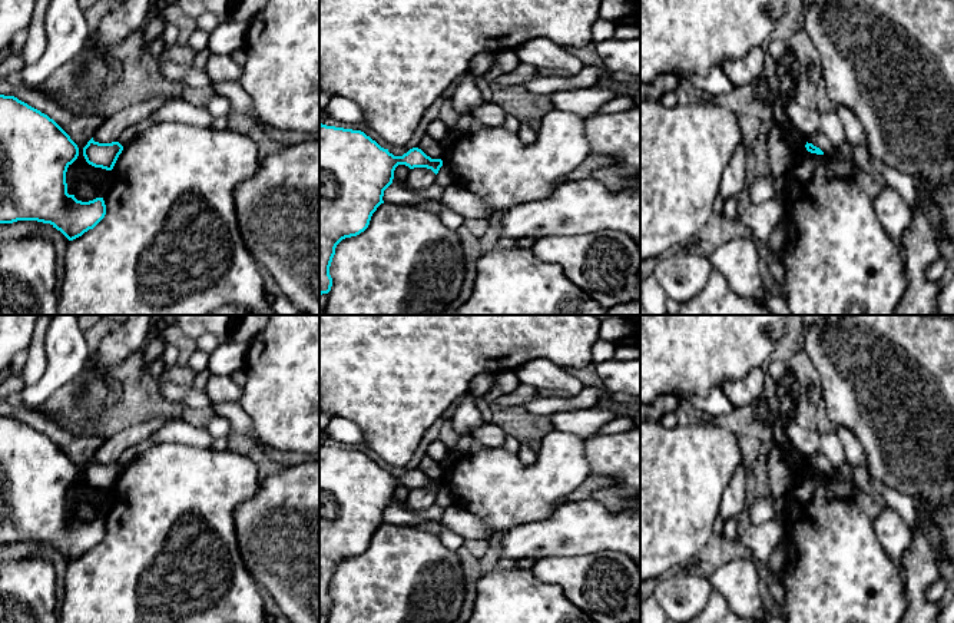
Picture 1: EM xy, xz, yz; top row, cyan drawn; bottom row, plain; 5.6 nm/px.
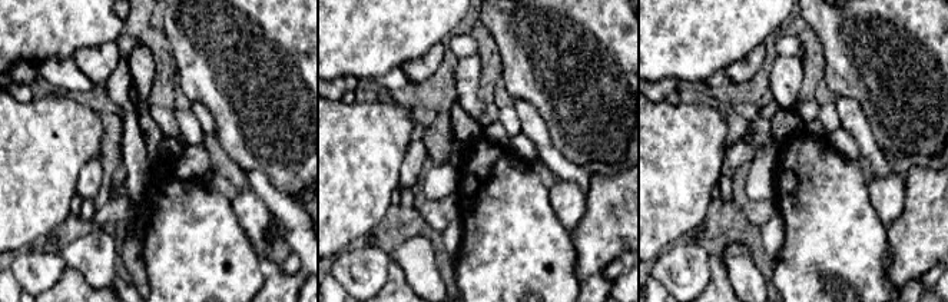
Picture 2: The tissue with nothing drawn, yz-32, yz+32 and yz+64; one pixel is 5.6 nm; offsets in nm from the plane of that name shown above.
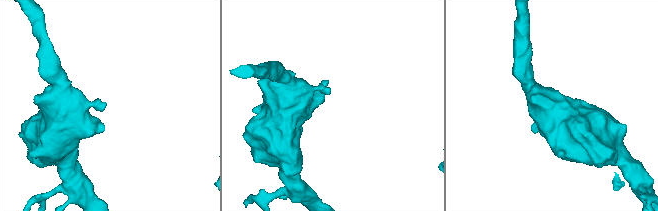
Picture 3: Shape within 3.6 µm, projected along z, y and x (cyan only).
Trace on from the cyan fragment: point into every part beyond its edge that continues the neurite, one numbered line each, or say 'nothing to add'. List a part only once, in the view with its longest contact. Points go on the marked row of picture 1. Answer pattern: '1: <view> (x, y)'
nothing to add

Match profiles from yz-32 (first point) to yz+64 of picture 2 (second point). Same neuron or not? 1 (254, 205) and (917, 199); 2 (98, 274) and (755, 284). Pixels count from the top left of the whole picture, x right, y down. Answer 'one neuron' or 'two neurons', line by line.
1: two neurons
2: one neuron

